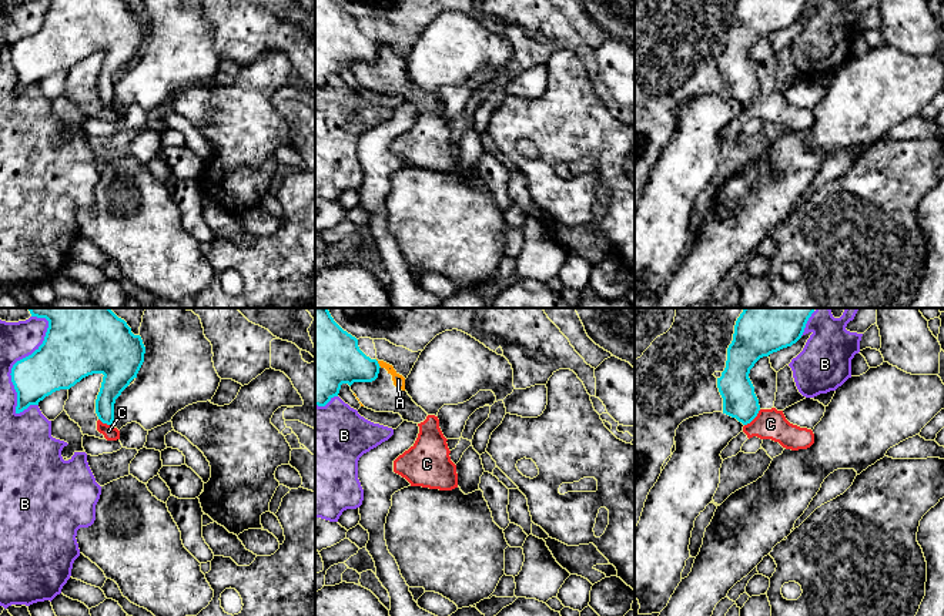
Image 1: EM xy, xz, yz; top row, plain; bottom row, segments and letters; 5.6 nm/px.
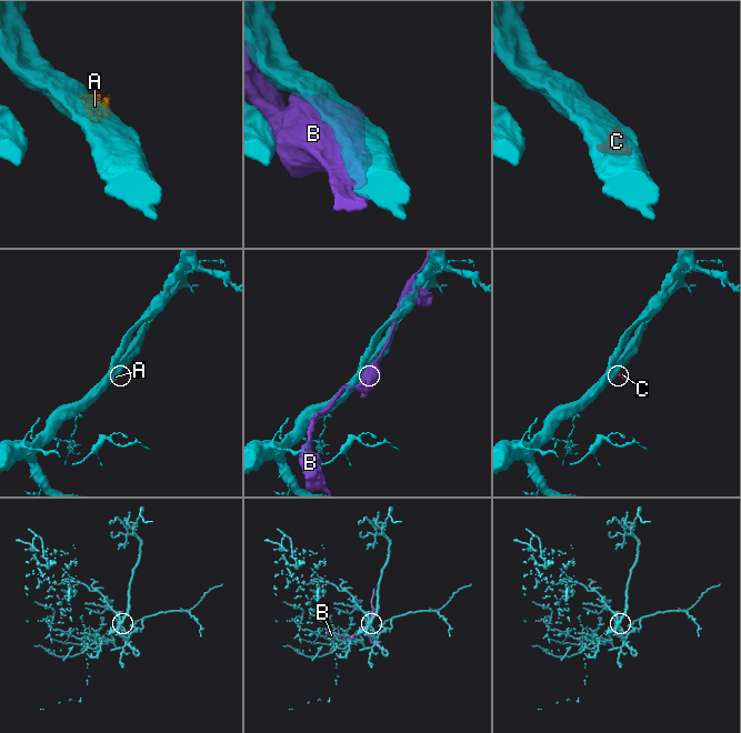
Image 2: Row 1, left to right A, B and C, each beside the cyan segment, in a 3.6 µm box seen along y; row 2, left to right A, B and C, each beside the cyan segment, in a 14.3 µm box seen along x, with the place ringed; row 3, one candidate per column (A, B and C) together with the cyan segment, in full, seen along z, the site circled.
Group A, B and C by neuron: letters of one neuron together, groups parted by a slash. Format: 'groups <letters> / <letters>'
groups A C / B

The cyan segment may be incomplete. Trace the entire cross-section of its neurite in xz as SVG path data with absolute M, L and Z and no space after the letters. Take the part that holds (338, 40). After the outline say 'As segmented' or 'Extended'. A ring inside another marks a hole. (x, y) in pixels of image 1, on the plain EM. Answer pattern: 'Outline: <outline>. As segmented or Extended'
Outline: M315 0L315 86L338 77L342 64L375 61L379 48L334 0Z. As segmented

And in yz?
Outline: M737 0L727 29L726 48L717 58L723 94L743 106L759 94L760 86L749 58L754 44L773 33L796 24L809 0Z. As segmented

